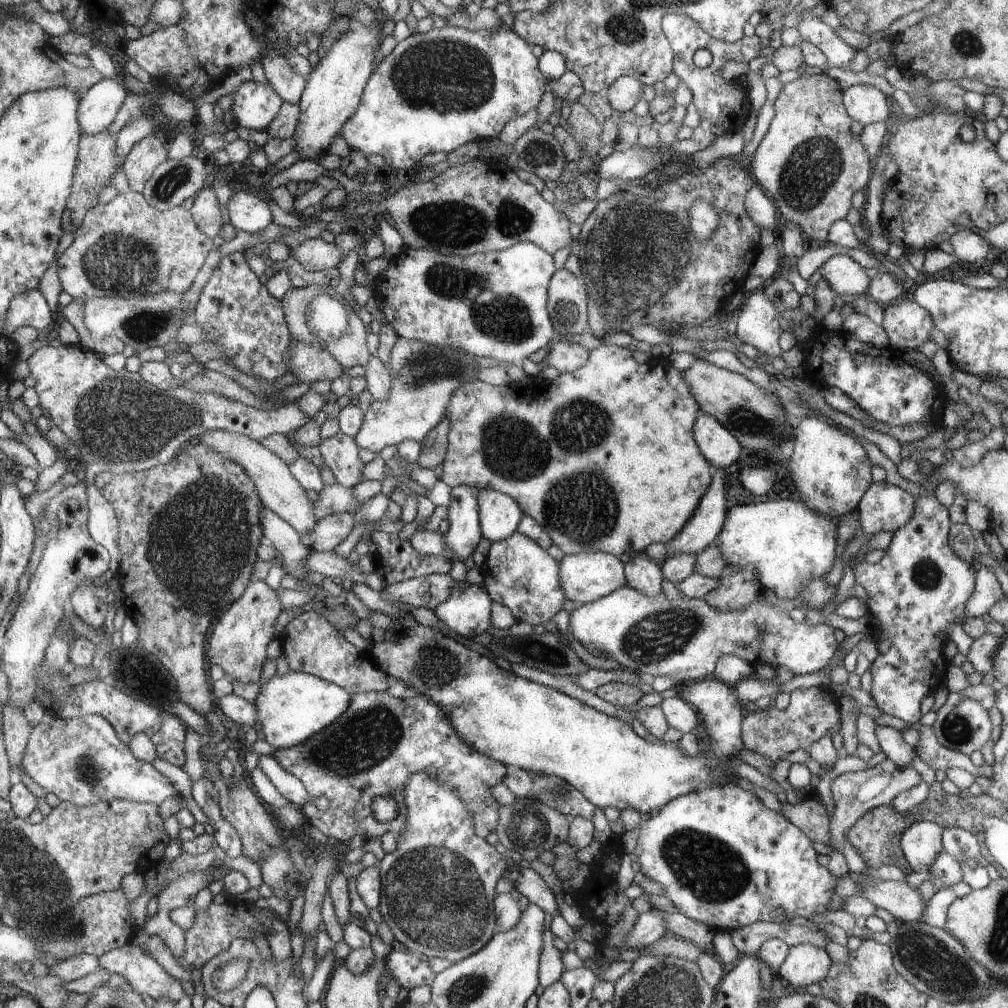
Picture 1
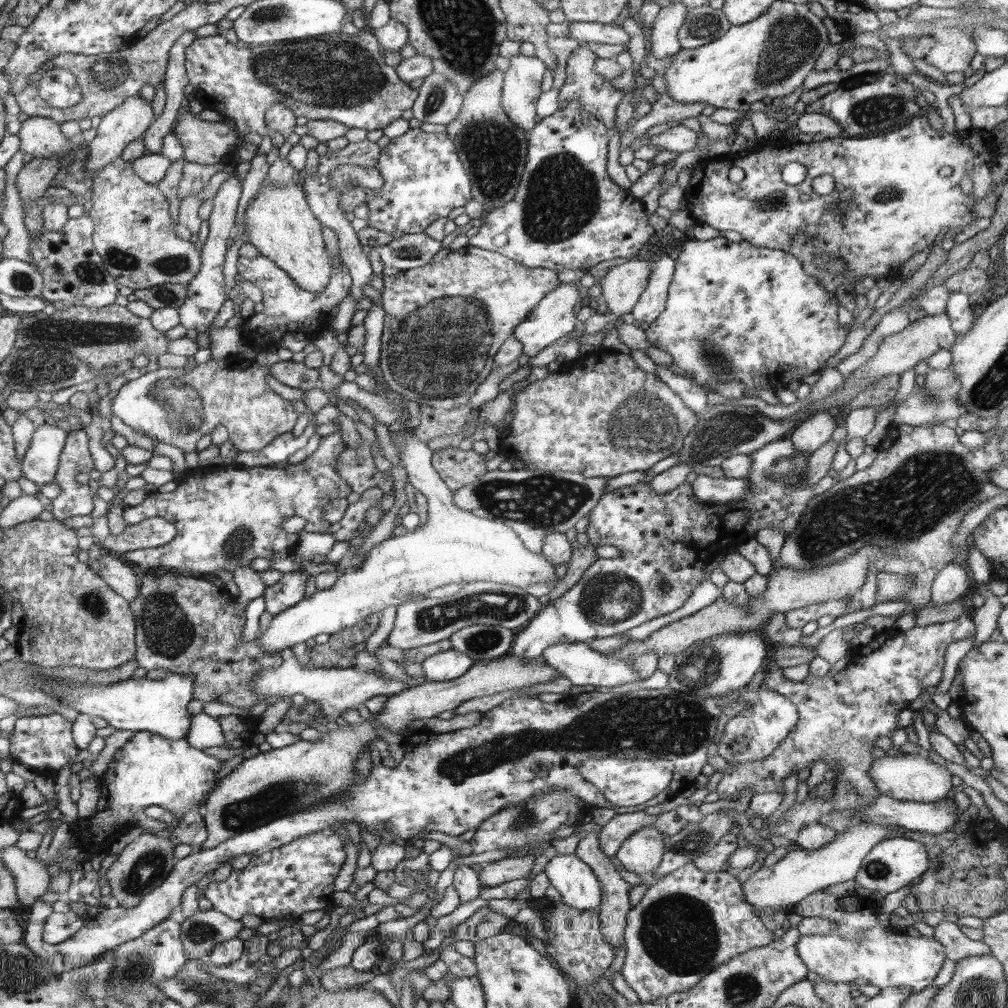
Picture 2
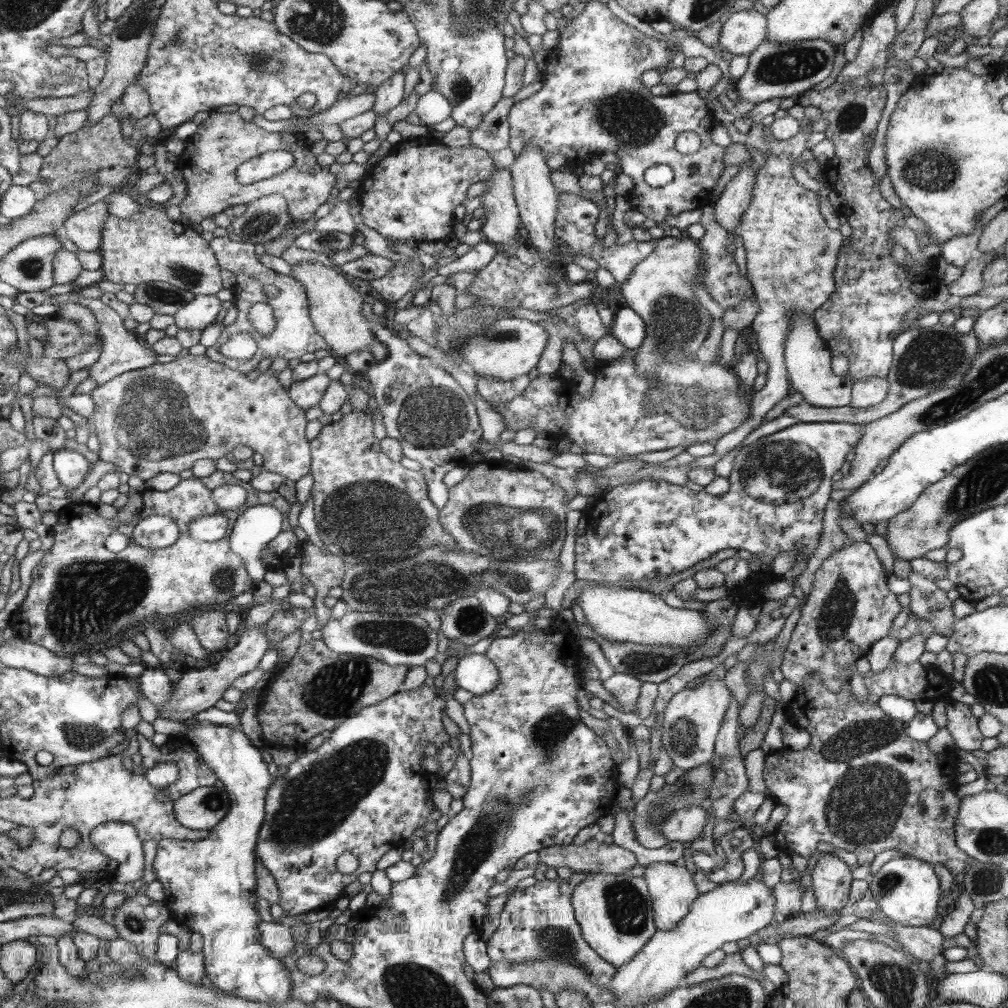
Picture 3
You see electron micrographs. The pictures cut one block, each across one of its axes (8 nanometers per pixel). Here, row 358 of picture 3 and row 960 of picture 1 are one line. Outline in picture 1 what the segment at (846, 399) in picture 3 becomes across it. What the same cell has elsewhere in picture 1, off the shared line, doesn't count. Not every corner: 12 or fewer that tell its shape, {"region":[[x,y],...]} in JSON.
{"region":[[800,943],[774,972],[800,988],[826,978],[826,949]]}

